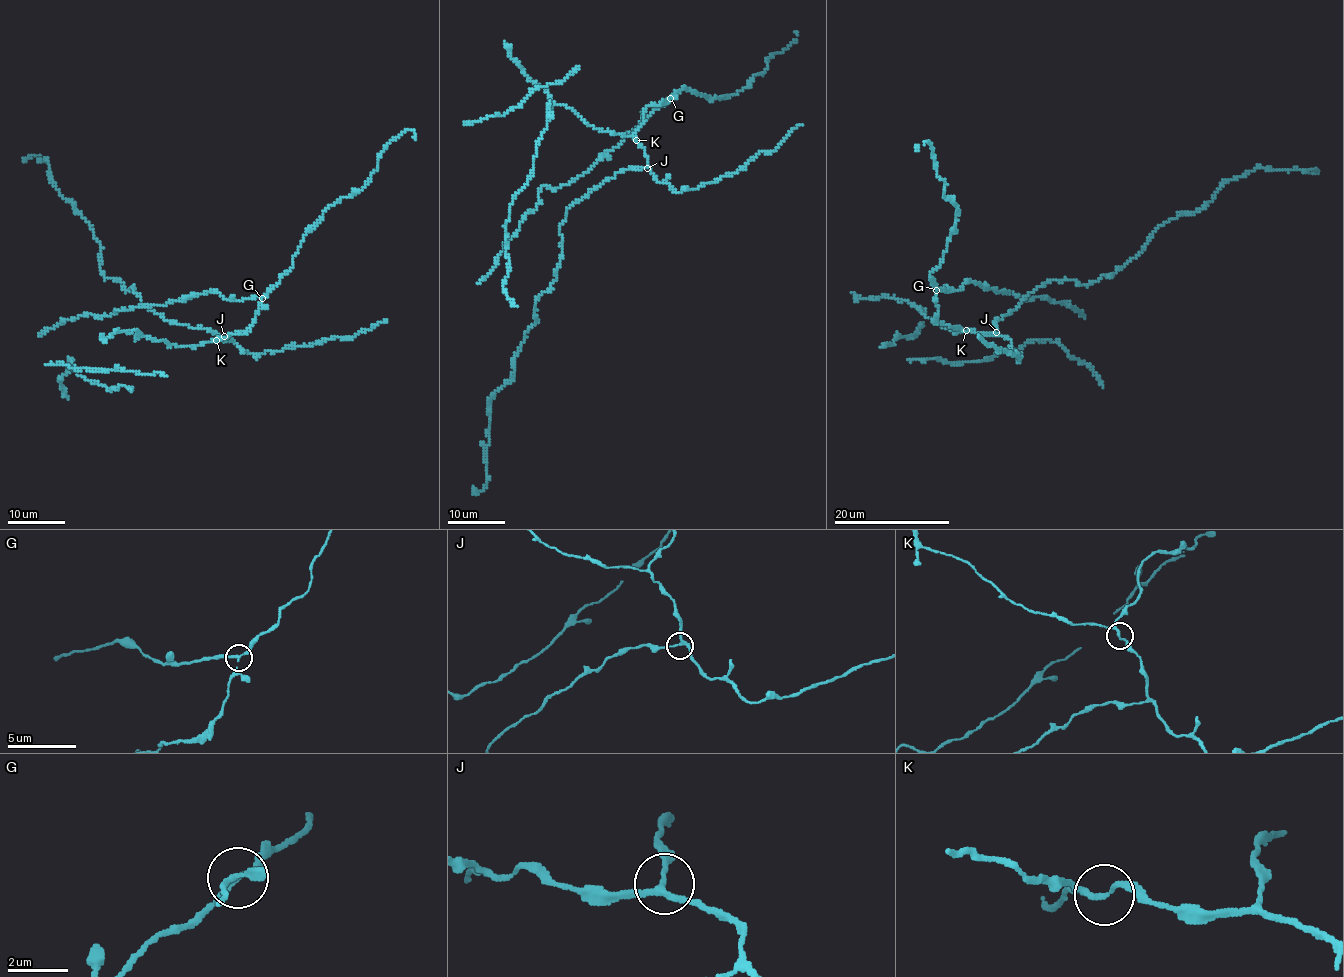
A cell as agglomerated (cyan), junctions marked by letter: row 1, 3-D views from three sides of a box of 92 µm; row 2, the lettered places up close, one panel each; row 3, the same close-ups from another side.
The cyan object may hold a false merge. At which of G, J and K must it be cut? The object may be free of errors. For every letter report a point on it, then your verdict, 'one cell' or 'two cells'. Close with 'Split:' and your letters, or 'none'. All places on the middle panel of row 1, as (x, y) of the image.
G: place (670, 98); two cells
J: place (647, 168); one cell
K: place (636, 140); one cell
Split: G

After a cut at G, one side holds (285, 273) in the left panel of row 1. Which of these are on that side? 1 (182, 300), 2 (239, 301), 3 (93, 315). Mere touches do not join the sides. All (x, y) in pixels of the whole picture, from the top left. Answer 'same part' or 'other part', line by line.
1: other part
2: other part
3: other part

